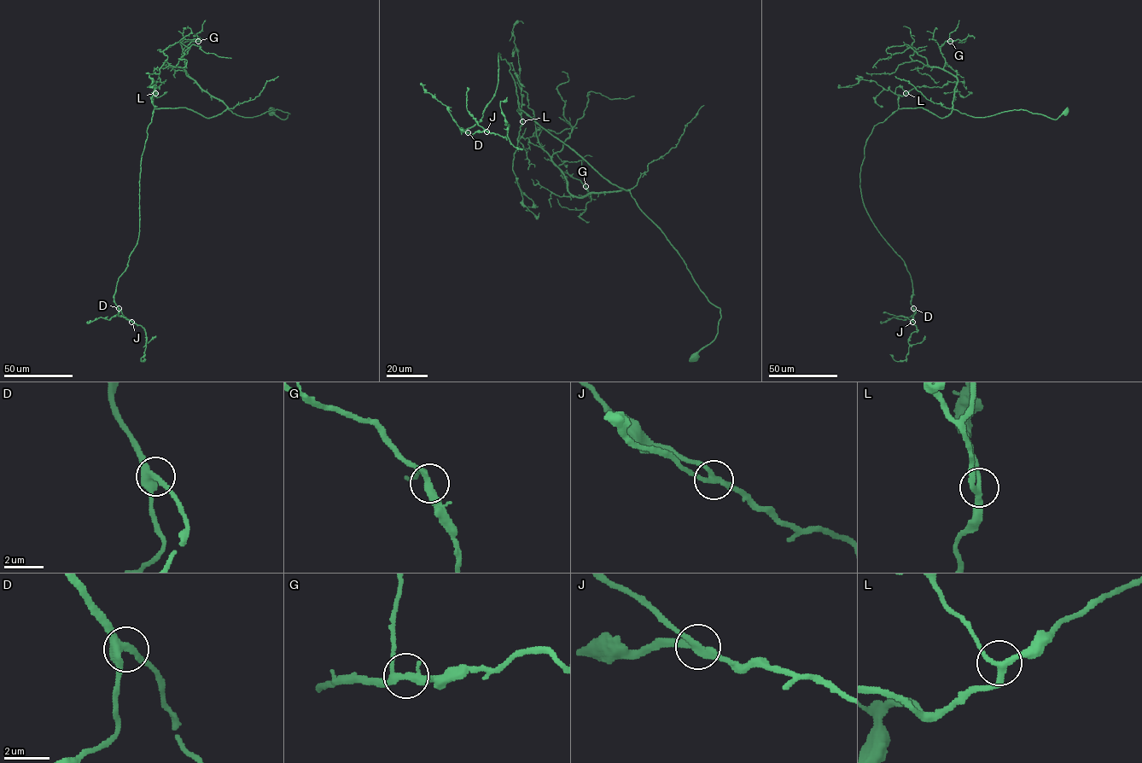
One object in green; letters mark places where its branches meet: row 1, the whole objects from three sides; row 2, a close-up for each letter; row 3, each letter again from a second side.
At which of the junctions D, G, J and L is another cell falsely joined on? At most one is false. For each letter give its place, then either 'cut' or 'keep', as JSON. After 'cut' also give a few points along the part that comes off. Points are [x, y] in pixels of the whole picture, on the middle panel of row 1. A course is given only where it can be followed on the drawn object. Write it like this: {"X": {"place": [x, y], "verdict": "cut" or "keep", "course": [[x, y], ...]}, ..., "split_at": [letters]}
{"D": {"place": [468, 132], "verdict": "keep"}, "G": {"place": [585, 186], "verdict": "keep"}, "J": {"place": [486, 131], "verdict": "keep"}, "L": {"place": [522, 121], "verdict": "keep"}, "split_at": []}

